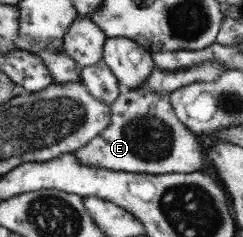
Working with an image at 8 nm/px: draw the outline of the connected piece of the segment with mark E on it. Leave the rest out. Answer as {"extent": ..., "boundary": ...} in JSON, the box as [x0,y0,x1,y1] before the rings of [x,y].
{"extent":[73,88,206,175],"boundary":[[[139,88],[121,92],[109,106],[109,125],[95,136],[87,145],[73,151],[76,160],[111,171],[129,172],[132,174],[158,175],[159,173],[189,173],[206,168],[204,156],[205,143],[191,133],[174,116],[169,105],[169,94],[149,93]]]}

